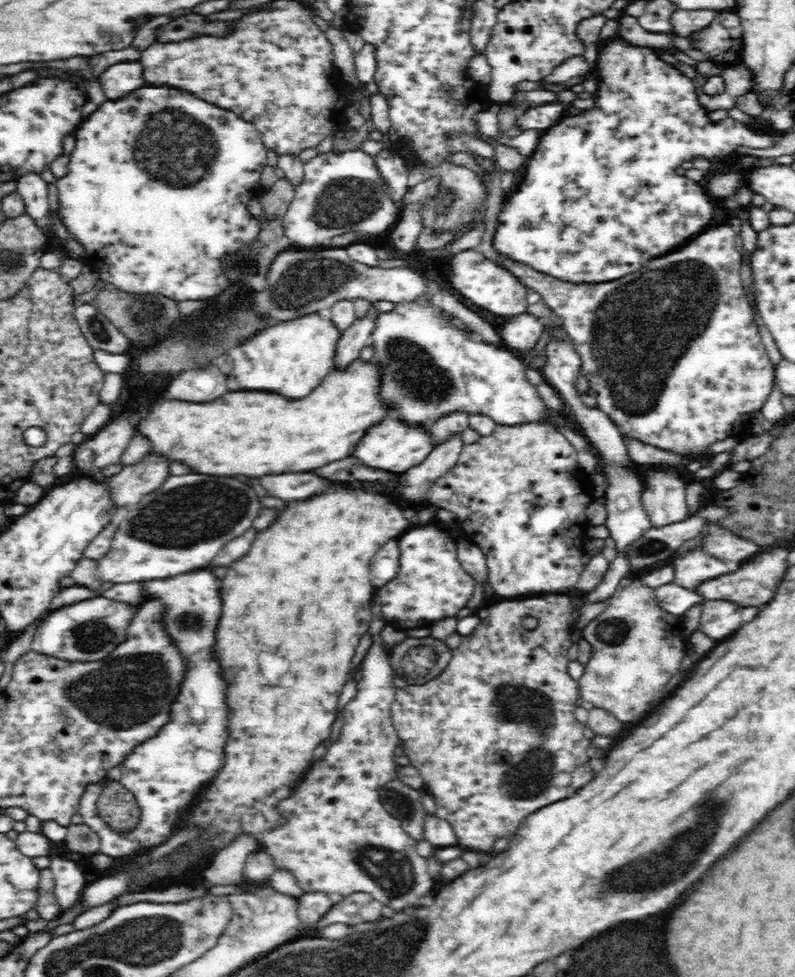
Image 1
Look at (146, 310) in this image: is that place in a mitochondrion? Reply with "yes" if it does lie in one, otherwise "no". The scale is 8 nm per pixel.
yes

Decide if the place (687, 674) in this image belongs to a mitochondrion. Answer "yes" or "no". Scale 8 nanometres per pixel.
no

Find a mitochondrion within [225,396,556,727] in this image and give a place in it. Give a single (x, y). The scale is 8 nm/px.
(418, 655)

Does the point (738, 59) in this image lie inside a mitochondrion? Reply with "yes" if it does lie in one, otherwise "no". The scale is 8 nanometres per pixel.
no

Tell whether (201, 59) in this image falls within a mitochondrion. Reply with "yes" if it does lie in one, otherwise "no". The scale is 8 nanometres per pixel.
yes

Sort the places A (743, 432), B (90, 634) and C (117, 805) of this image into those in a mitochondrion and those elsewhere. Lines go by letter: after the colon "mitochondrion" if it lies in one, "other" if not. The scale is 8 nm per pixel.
A: other
B: mitochondrion
C: mitochondrion

